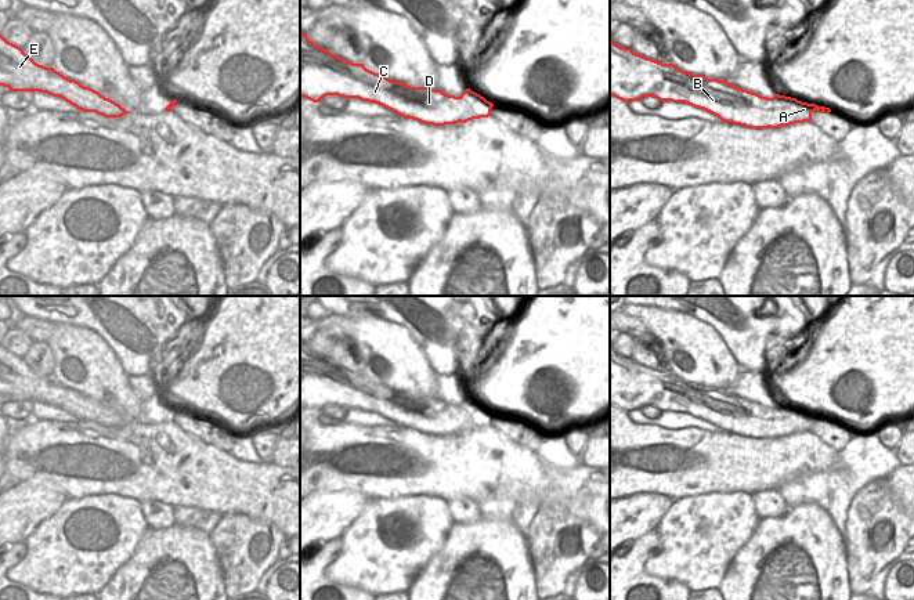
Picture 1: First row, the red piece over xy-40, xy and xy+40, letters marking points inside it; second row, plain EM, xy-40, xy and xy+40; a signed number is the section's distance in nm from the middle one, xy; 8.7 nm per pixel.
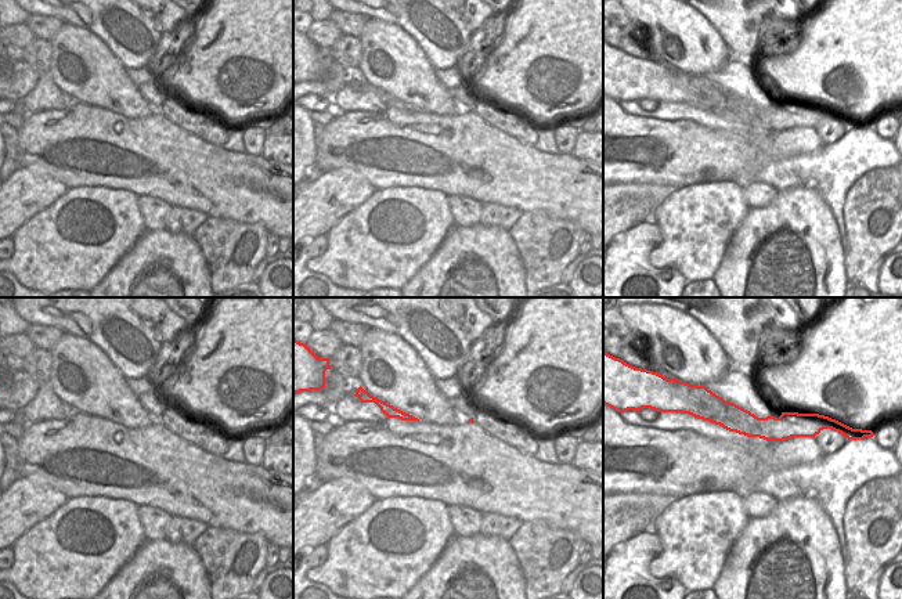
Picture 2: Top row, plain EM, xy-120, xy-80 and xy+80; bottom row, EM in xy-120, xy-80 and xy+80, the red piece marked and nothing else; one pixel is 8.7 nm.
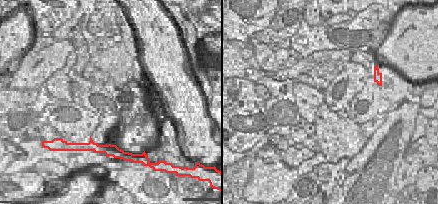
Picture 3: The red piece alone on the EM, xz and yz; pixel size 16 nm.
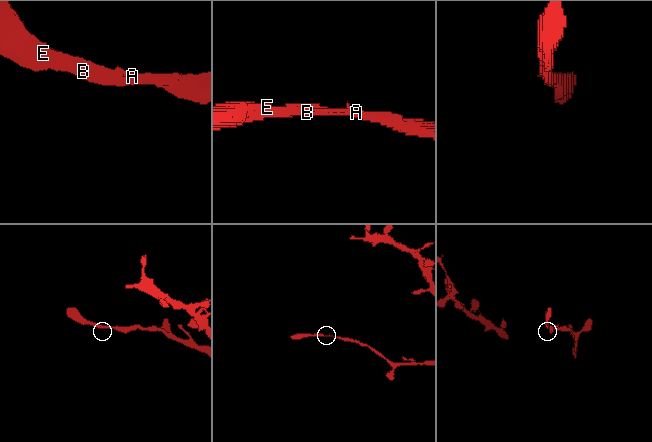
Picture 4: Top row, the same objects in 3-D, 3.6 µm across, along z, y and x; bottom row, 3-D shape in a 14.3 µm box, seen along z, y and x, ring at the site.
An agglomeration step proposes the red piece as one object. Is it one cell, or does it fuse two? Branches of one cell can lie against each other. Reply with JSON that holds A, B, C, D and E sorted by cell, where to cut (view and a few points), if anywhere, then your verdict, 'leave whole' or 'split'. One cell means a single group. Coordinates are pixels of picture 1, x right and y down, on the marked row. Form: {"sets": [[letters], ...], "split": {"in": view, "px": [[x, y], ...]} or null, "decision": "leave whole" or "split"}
{"sets": [["A", "B", "C", "D", "E"]], "split": null, "decision": "leave whole"}

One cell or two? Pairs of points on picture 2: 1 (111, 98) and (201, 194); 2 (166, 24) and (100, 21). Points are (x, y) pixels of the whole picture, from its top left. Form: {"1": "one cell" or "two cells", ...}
{"1": "two cells", "2": "one cell"}

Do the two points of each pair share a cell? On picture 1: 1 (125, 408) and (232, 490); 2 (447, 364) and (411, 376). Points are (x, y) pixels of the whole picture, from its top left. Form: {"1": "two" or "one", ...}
{"1": "two", "2": "two"}

